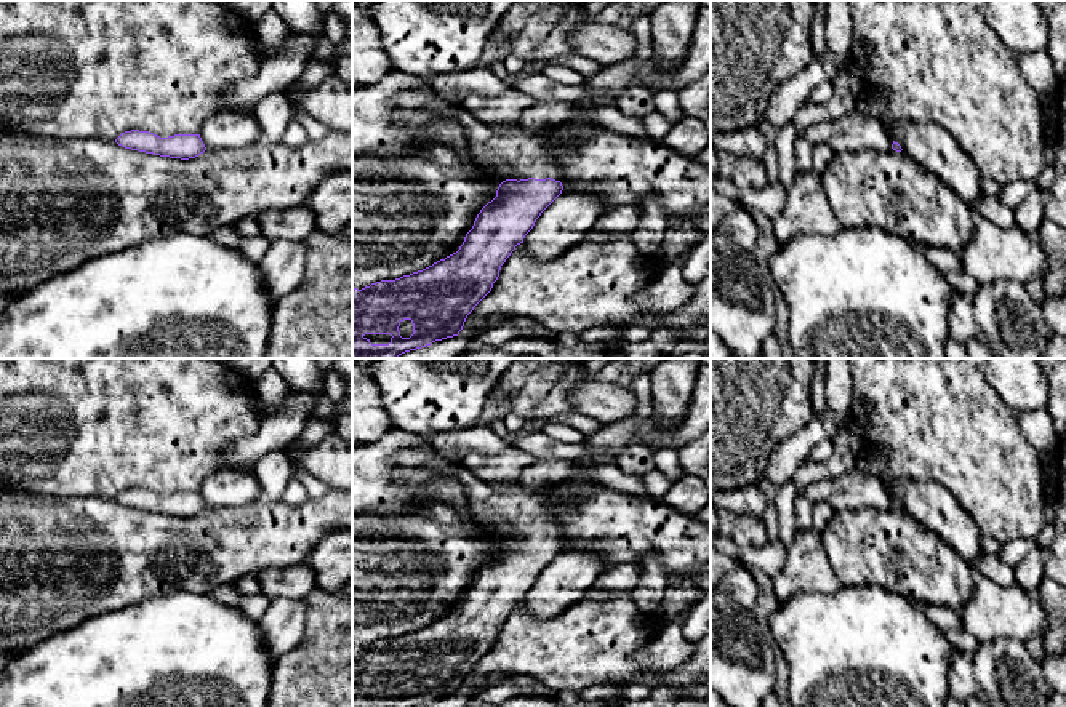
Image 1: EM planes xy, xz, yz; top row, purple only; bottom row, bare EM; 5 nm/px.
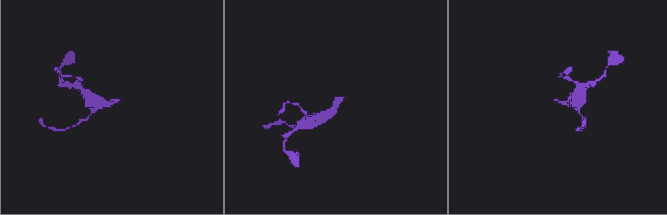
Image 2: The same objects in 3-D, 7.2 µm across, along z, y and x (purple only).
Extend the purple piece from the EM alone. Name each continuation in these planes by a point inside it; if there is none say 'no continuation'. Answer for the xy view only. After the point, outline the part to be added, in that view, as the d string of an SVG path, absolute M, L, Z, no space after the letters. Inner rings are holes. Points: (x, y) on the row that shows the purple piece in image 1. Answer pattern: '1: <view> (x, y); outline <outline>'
no continuation

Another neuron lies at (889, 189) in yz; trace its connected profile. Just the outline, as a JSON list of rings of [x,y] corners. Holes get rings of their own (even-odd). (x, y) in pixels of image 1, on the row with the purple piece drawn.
[[[903,150],[837,152],[821,178],[844,227],[879,227],[954,253],[972,238],[973,208]]]

